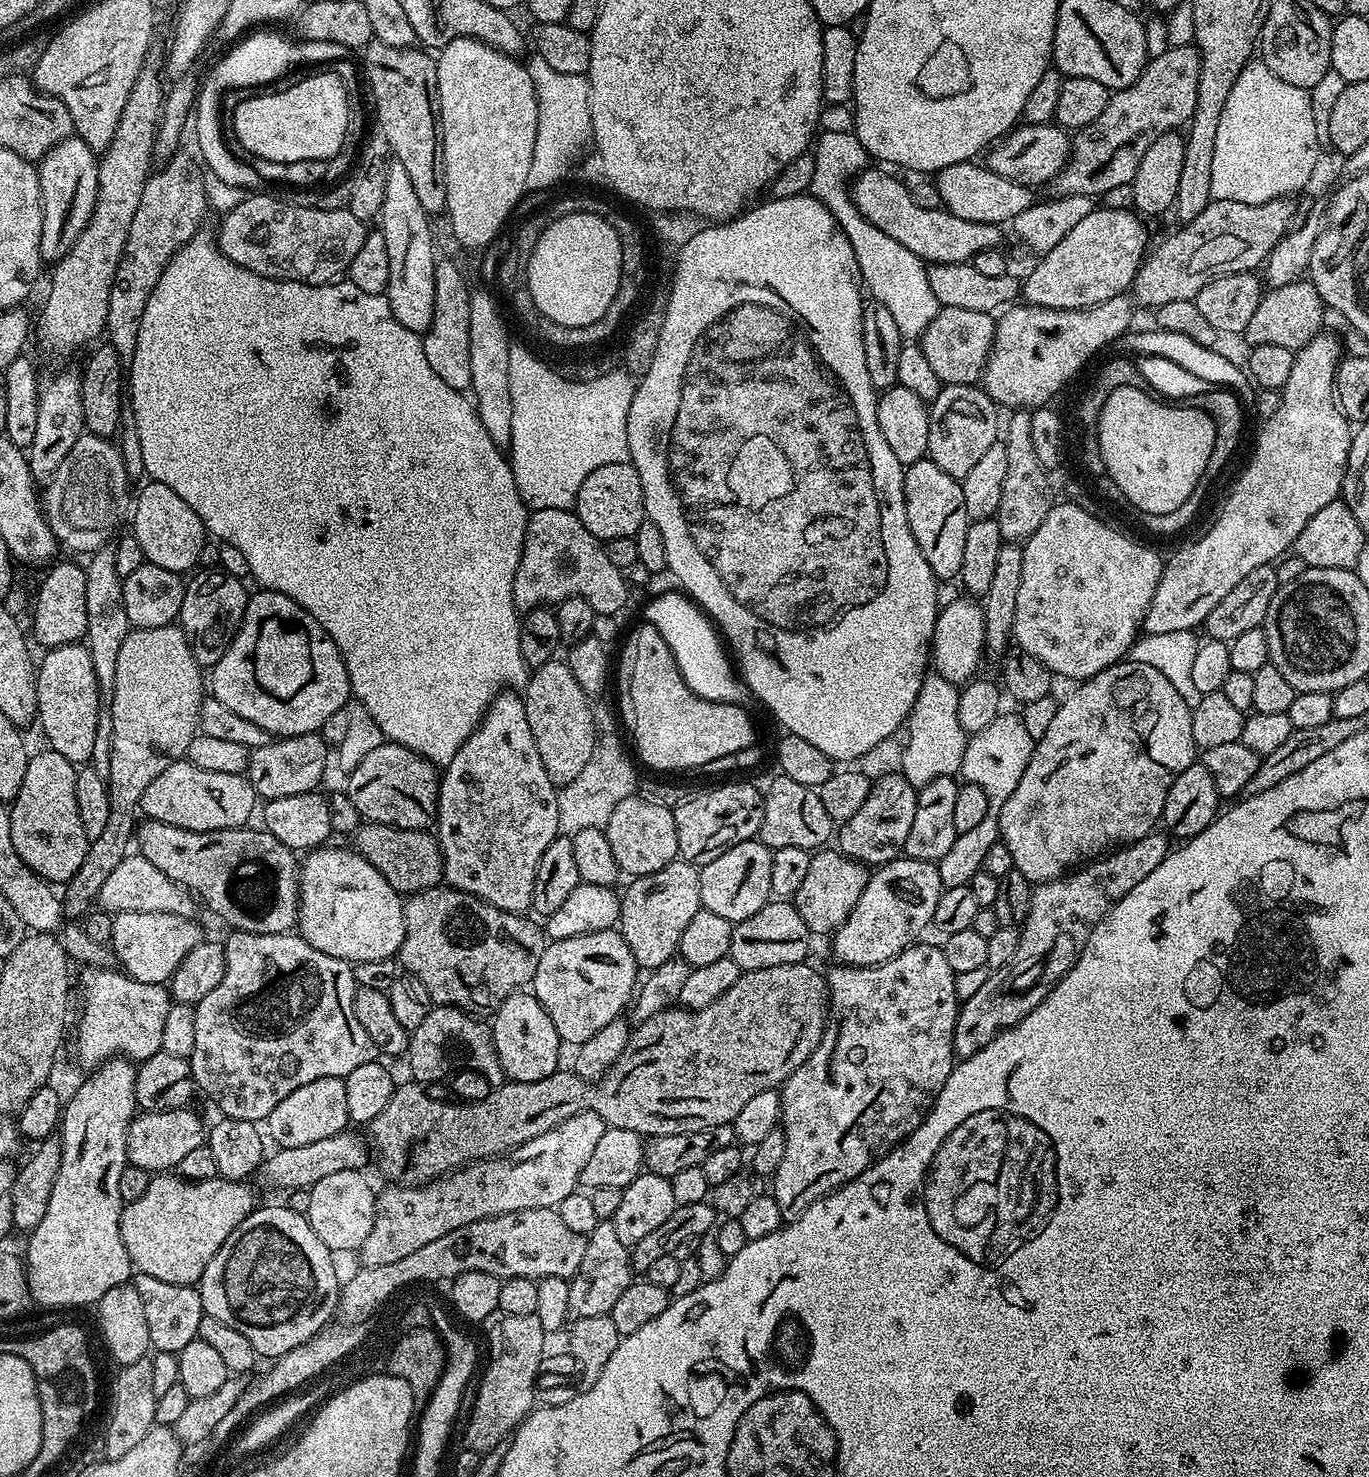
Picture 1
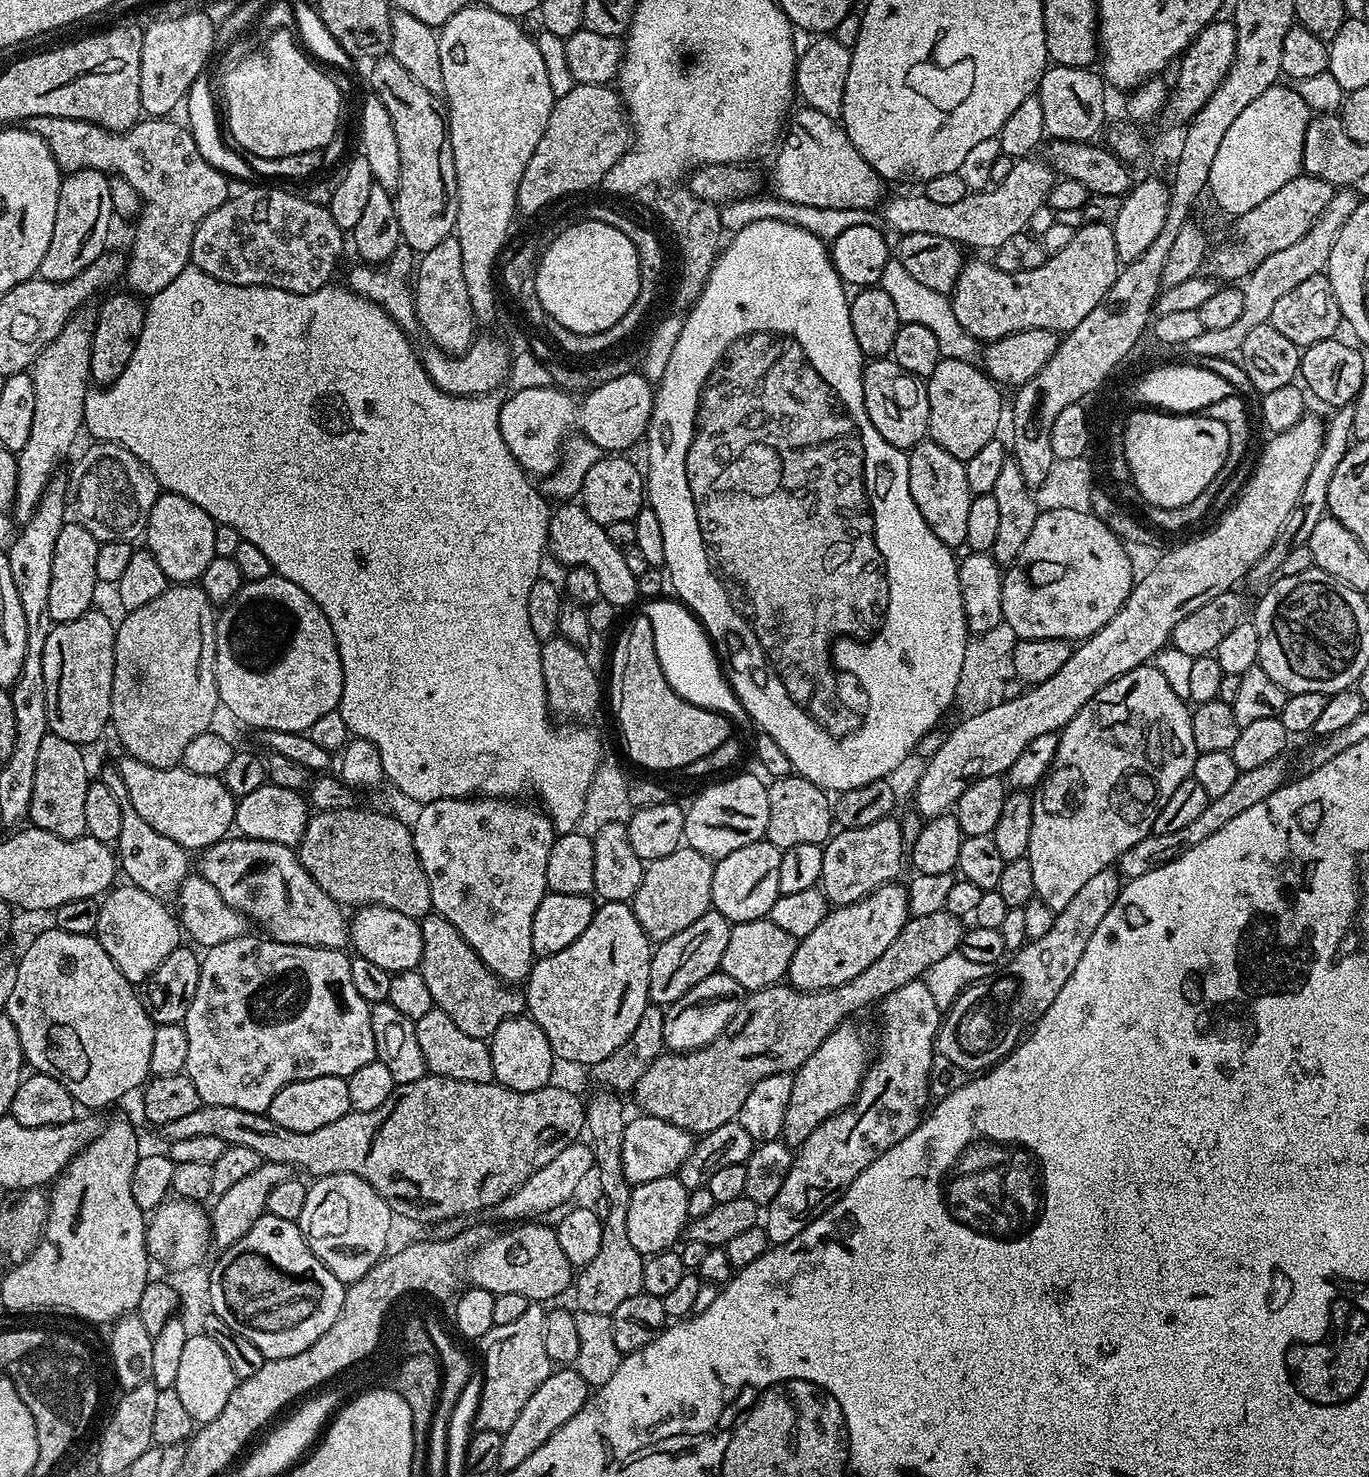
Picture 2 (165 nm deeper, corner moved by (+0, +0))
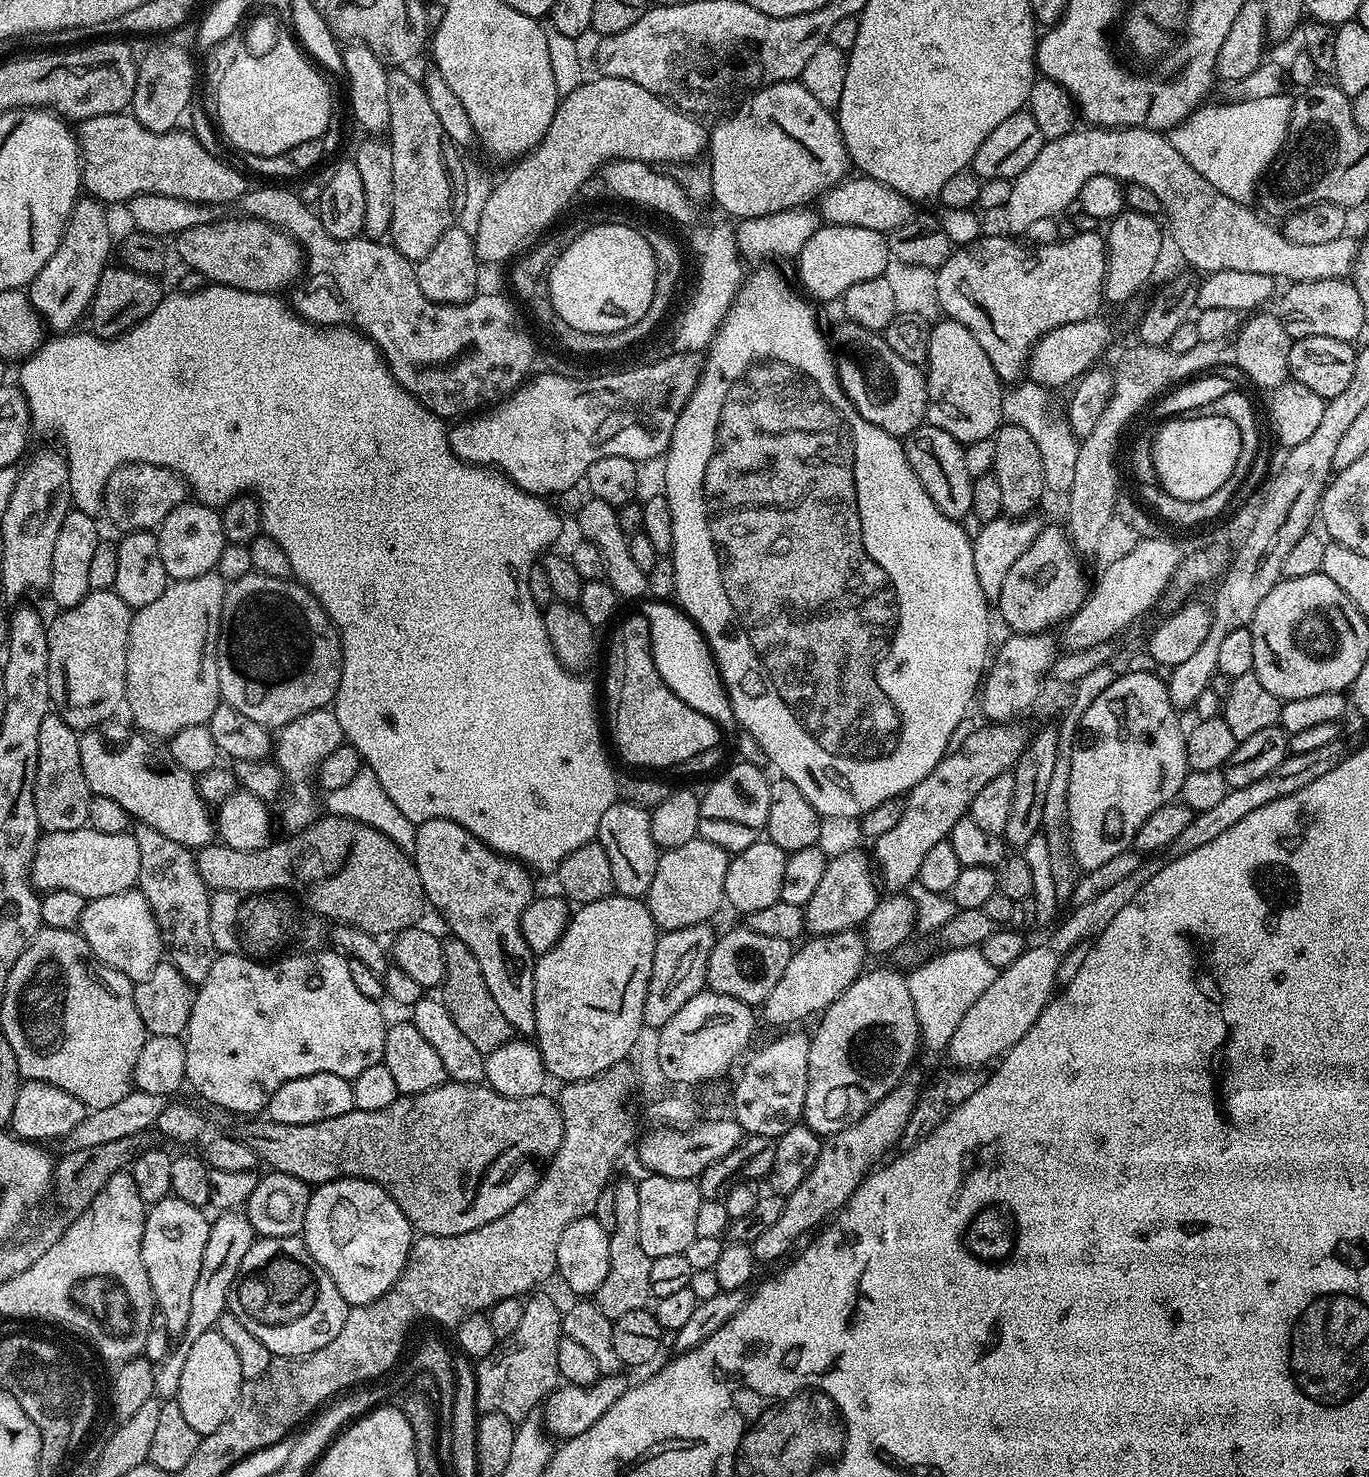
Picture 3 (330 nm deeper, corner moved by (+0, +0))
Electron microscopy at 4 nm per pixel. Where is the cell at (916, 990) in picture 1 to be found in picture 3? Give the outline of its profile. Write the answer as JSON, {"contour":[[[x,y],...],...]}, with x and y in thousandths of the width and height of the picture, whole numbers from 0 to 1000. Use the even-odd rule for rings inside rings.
{"contour":[[[665,733],[657,734],[629,758],[624,760],[618,765],[608,767],[600,774],[595,792],[592,792],[589,798],[586,798],[586,803],[583,803],[583,806],[574,810],[571,825],[568,825],[565,830],[562,830],[557,835],[554,835],[552,840],[548,843],[549,848],[556,856],[571,852],[576,847],[581,845],[583,838],[592,835],[593,831],[598,832],[606,824],[617,817],[617,814],[622,810],[624,806],[638,789],[645,786],[652,779],[651,777],[654,778],[657,775],[657,768],[659,765],[662,765],[662,760],[665,760],[665,754],[668,754],[670,744],[671,737]]]}

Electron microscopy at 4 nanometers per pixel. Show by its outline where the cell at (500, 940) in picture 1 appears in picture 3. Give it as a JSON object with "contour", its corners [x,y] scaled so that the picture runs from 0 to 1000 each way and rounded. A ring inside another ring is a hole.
{"contour":[[[332,635],[324,637],[324,648],[326,649],[326,659],[323,667],[323,676],[324,680],[329,684],[335,697],[340,700],[340,703],[348,710],[354,714],[364,711],[370,704],[375,703],[375,699],[373,692],[367,689],[367,684],[358,674],[355,668],[355,662],[352,662],[352,657],[349,654],[349,649],[340,640],[340,638]]]}

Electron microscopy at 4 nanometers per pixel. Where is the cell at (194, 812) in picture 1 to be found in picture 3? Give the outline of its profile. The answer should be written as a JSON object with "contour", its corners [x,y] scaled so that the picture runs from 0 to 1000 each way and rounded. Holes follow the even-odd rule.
{"contour":[[[70,494],[58,496],[60,524],[63,524],[68,539],[86,543],[97,556],[121,565],[129,571],[145,575],[156,571],[156,552],[143,535],[141,523],[131,520],[119,506],[113,506],[113,503],[104,498],[99,497],[91,506],[79,509],[79,504],[73,497]]]}

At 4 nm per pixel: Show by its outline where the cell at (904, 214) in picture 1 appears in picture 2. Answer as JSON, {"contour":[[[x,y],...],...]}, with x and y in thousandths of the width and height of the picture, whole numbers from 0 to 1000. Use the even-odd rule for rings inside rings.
{"contour":[[[589,72],[585,74],[579,90],[578,87],[575,90],[576,95],[575,92],[570,94],[565,103],[564,125],[567,127],[566,132],[574,137],[609,142],[637,142],[640,137],[642,139],[646,135],[646,123],[638,115],[636,110],[627,104],[616,86],[608,79],[598,77],[598,74]]]}

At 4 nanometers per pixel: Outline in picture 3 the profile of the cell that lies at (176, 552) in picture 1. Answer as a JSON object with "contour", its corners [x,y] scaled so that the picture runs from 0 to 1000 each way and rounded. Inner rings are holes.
{"contour":[[[145,340],[131,341],[127,343],[127,345],[124,345],[124,348],[121,348],[121,351],[117,354],[114,366],[115,367],[115,375],[118,375],[118,383],[121,383],[123,393],[145,391],[145,389],[156,387],[159,381],[159,375],[162,375],[165,368],[163,362],[163,351],[159,345],[153,344],[151,341]]]}

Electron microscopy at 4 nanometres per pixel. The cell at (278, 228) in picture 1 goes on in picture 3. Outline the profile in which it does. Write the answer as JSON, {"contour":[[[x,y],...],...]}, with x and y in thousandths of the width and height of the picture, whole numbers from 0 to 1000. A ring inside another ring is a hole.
{"contour":[[[161,148],[156,152],[142,153],[130,158],[127,161],[128,173],[129,171],[136,181],[147,184],[150,190],[156,192],[167,192],[169,195],[180,198],[196,199],[207,198],[207,194],[215,193],[220,189],[224,178],[219,166],[194,149],[175,148]]]}

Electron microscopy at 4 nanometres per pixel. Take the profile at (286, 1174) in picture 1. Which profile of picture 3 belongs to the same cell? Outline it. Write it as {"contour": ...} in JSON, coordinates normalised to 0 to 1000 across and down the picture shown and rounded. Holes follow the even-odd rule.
{"contour":[[[178,820],[161,821],[159,824],[159,826],[154,827],[155,832],[148,850],[148,860],[145,860],[145,868],[142,868],[136,900],[130,906],[128,912],[121,917],[121,919],[113,924],[112,943],[117,947],[128,947],[130,944],[130,935],[133,933],[134,923],[139,917],[139,911],[142,911],[142,908],[146,904],[156,901],[160,897],[162,890],[167,888],[167,875],[171,871],[171,865],[174,865],[177,852],[180,852],[180,846],[183,846],[184,840],[188,839],[187,833],[183,830]]]}

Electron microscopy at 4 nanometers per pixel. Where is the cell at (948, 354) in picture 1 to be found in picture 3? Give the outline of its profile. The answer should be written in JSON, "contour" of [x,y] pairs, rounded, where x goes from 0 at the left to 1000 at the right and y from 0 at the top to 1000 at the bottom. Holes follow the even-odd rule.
{"contour":[[[801,213],[790,218],[782,218],[767,223],[759,232],[754,236],[751,243],[750,254],[755,259],[769,264],[779,263],[801,246],[801,244],[812,233],[812,219]]]}

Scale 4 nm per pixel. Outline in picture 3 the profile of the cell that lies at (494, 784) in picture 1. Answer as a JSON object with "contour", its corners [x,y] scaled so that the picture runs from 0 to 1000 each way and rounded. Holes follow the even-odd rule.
{"contour":[[[313,555],[310,558],[304,559],[304,572],[300,579],[305,589],[305,594],[308,597],[310,610],[316,612],[324,619],[331,634],[340,640],[349,649],[349,654],[352,657],[352,662],[355,662],[355,668],[358,674],[367,684],[367,689],[373,692],[375,699],[380,703],[389,703],[392,701],[392,690],[390,689],[390,657],[392,650],[384,640],[384,635],[381,635],[380,619],[381,616],[390,609],[389,596],[386,588],[379,582],[373,582],[370,580],[360,576],[353,571],[348,566],[343,565],[337,559],[328,555]]]}

